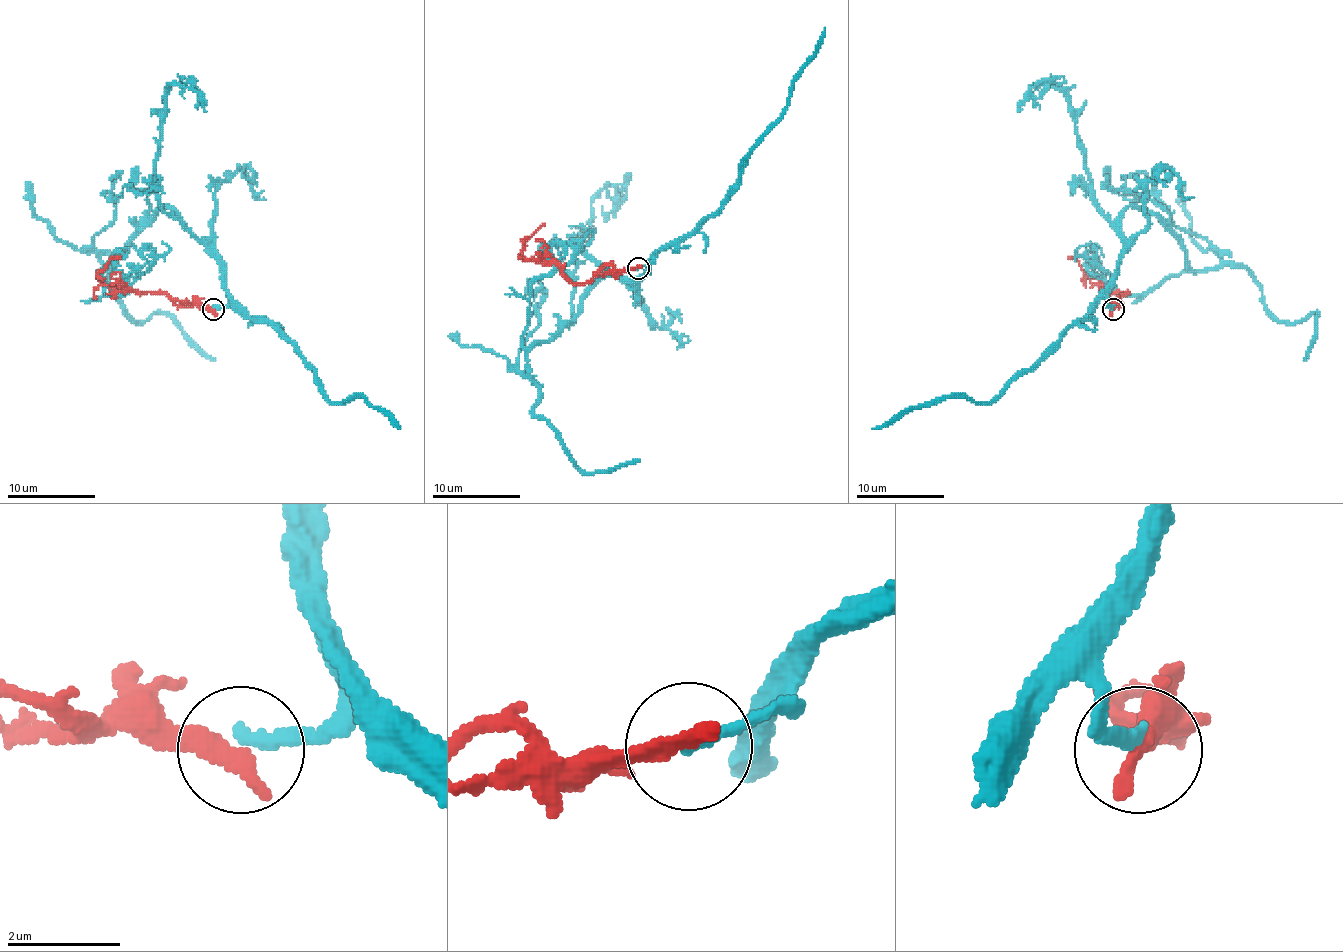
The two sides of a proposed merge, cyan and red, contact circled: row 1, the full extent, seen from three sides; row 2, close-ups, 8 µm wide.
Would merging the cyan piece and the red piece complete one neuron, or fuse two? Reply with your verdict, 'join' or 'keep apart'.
keep apart

